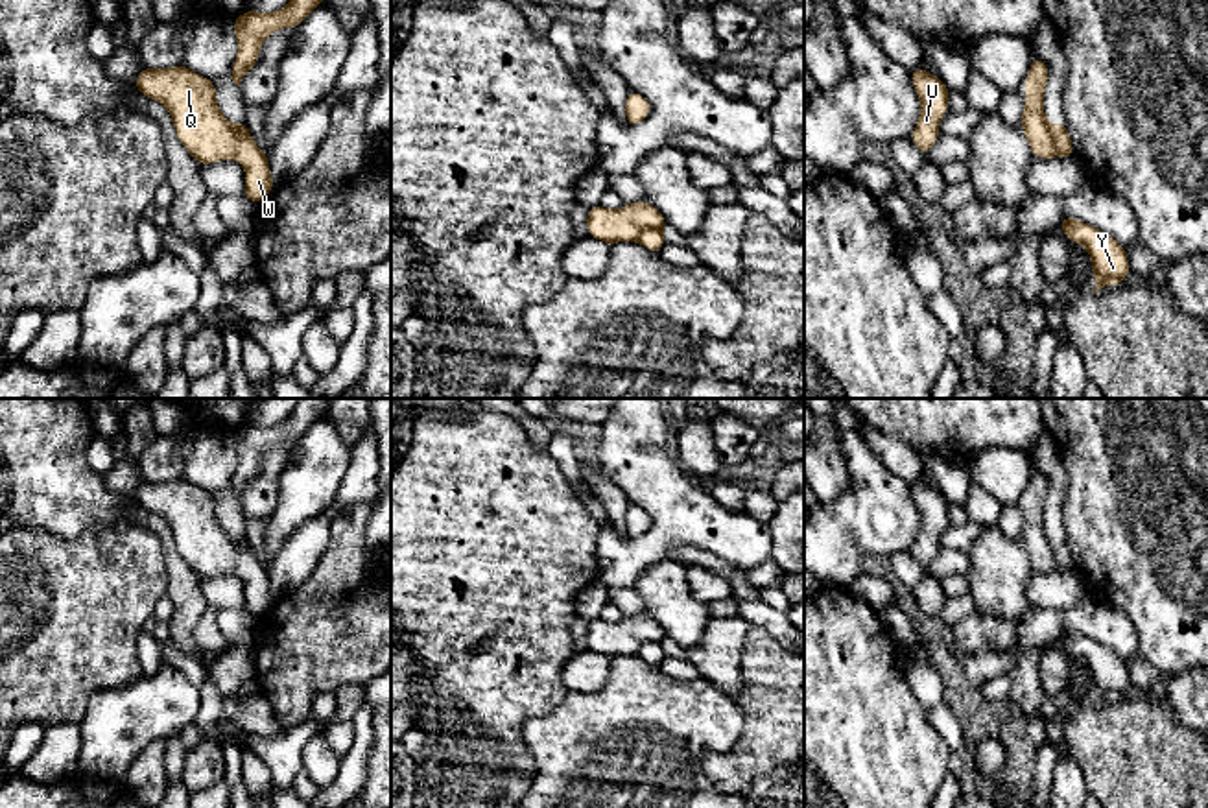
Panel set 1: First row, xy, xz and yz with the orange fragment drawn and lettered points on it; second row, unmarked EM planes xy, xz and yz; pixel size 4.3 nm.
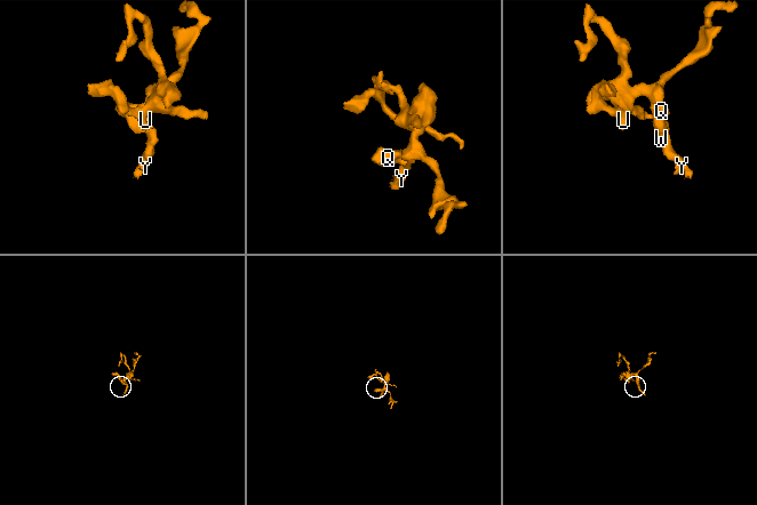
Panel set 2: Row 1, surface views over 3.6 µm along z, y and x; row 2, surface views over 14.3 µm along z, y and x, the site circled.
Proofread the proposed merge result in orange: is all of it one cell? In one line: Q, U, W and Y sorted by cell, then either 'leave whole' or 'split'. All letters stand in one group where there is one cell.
groups Q U W / Y; split

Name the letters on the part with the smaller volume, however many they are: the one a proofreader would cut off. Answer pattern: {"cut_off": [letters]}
{"cut_off": ["Y"]}

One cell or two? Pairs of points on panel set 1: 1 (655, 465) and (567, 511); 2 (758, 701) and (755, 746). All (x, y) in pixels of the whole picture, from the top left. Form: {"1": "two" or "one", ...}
{"1": "two", "2": "one"}

